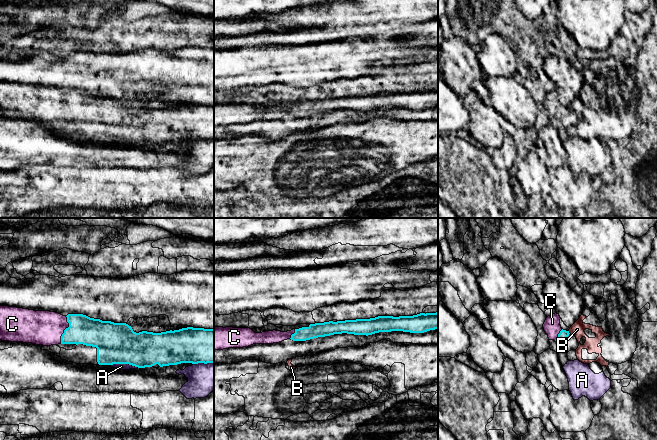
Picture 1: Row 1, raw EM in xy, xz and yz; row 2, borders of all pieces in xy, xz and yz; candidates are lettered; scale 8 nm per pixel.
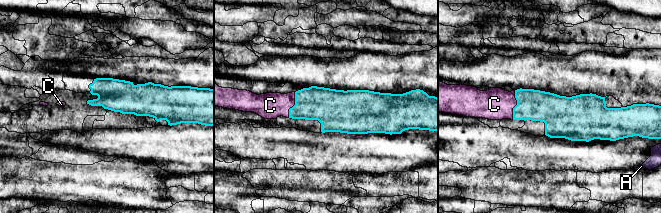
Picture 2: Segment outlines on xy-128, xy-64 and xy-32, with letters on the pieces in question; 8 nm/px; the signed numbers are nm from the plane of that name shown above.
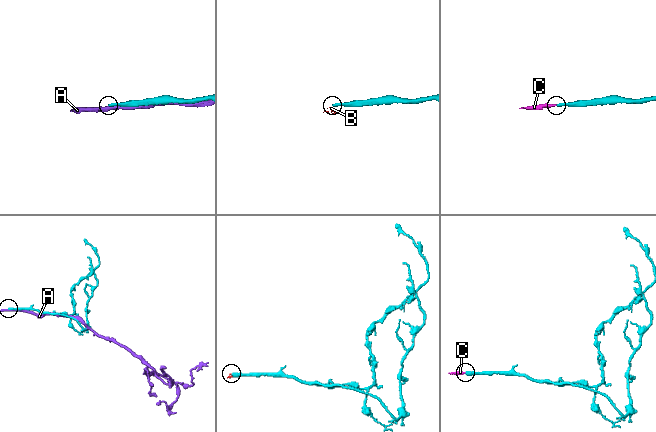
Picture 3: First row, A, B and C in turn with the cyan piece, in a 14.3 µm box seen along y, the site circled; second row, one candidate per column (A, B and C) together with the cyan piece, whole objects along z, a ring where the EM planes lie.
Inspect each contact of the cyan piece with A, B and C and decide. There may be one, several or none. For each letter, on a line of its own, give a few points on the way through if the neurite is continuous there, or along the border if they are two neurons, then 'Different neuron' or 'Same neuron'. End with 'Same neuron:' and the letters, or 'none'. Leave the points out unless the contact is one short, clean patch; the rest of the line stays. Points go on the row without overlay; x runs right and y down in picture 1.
A: Different neuron
B: Boundary: yz (568, 107), (570, 109). Different neuron
C: Path across: xy (82, 105), (64, 106), (45, 104). Same neuron
Same neuron: C

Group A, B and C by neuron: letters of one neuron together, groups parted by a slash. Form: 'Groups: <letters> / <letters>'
Groups: A / B / C

